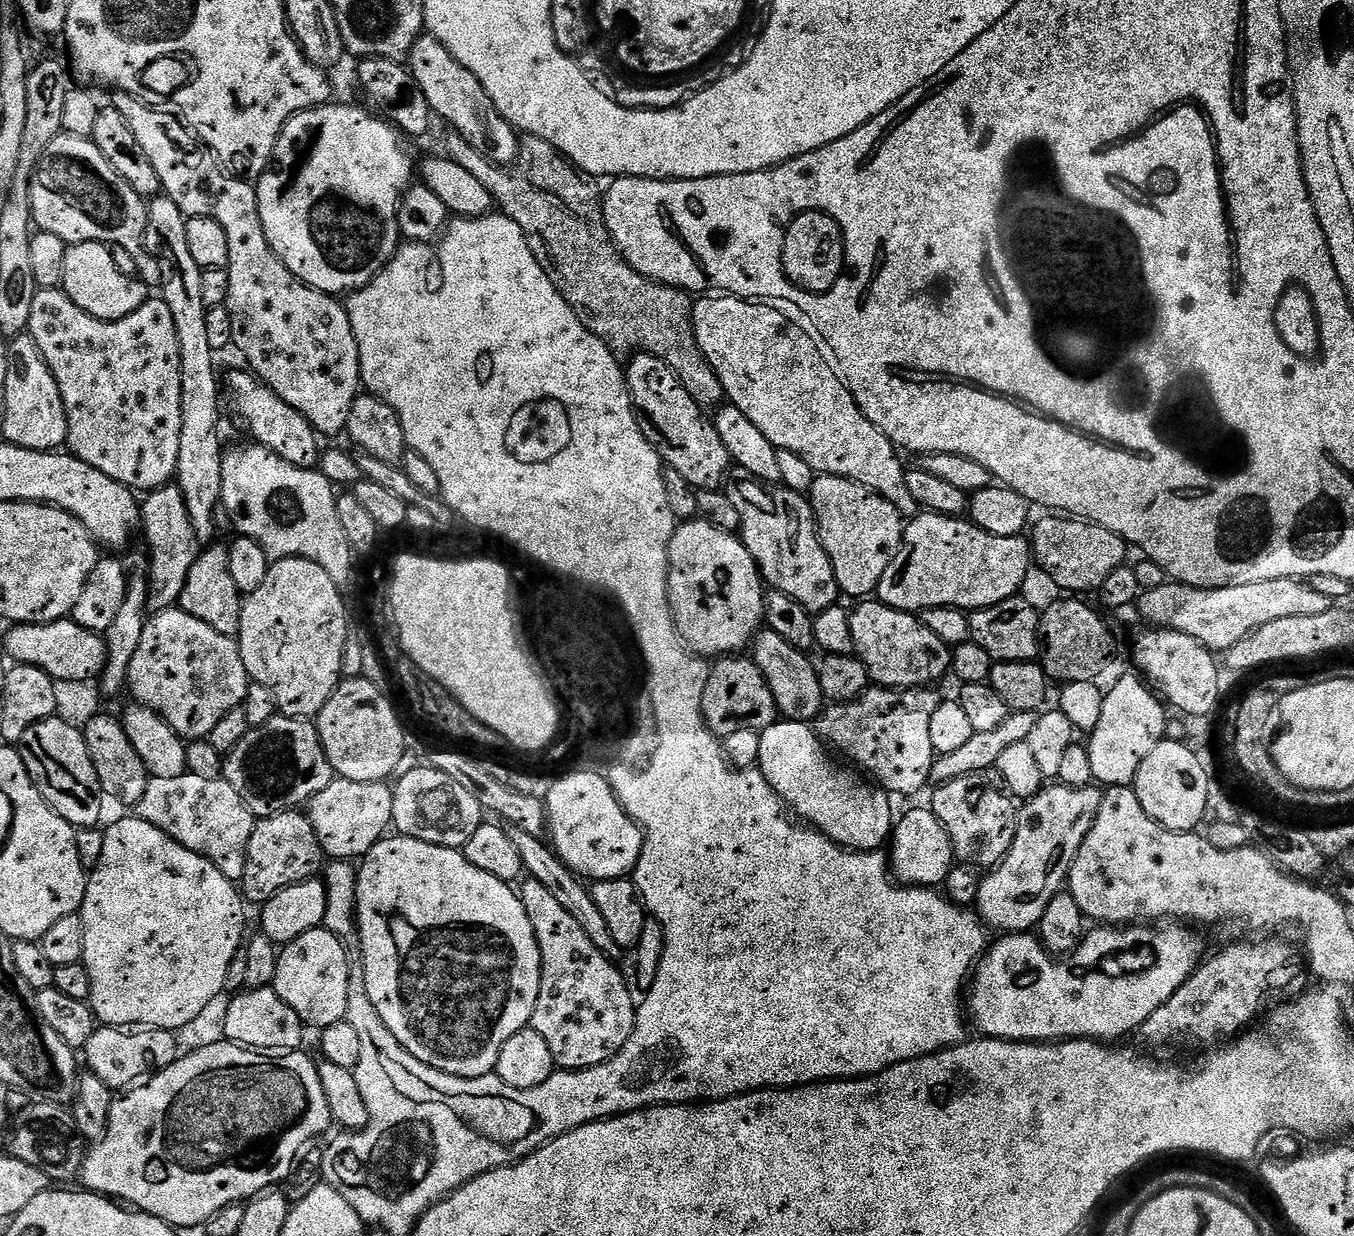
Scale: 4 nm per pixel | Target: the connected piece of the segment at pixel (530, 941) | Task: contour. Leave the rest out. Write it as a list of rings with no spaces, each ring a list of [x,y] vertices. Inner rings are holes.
[[[392,834],[380,840],[362,857],[356,873],[356,918],[360,956],[364,959],[362,967],[366,978],[366,994],[390,1034],[394,1034],[394,1038],[398,1038],[405,1050],[418,1058],[418,1062],[440,1072],[461,1076],[467,1080],[493,1075],[502,1054],[502,1046],[506,1046],[506,1042],[510,1042],[514,1034],[531,1025],[540,993],[538,938],[534,934],[534,926],[530,926],[530,918],[526,918],[526,906],[522,906],[519,891],[513,885],[494,878],[494,874],[485,874],[483,870],[478,870],[478,866],[470,866],[463,851],[422,842],[418,838]]]

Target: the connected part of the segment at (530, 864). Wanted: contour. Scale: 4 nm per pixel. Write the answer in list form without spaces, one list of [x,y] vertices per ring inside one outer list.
[[[512,828],[510,835],[522,854],[525,873],[531,879],[542,882],[542,886],[546,886],[546,890],[550,890],[550,895],[566,909],[566,914],[570,914],[570,918],[574,918],[574,922],[578,922],[578,926],[582,926],[582,930],[586,930],[586,938],[590,938],[590,942],[594,942],[594,946],[598,950],[602,950],[604,956],[613,962],[619,961],[622,950],[618,946],[618,942],[614,942],[614,937],[610,934],[610,929],[607,928],[598,906],[594,906],[594,898],[589,885],[575,872],[568,869],[568,866],[556,857],[556,853],[541,837],[526,834],[521,828]]]

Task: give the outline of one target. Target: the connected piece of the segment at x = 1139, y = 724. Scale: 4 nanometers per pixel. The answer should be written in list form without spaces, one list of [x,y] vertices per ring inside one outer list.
[[[1139,675],[1136,676],[1124,676],[1112,689],[1109,687],[1105,691],[1102,718],[1098,718],[1098,726],[1094,726],[1087,737],[1092,778],[1097,785],[1131,785],[1138,774],[1138,766],[1146,762],[1146,754],[1165,739],[1169,713],[1164,713],[1161,697]]]

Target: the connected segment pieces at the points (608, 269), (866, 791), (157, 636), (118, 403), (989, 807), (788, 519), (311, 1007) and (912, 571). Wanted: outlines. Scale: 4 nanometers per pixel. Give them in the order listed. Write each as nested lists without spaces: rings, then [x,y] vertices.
[[[455,134],[449,137],[446,149],[448,159],[470,170],[470,174],[474,174],[474,178],[478,178],[478,182],[490,190],[493,201],[499,207],[500,204],[504,207],[501,208],[503,215],[518,222],[523,231],[546,232],[556,256],[556,266],[552,266],[549,272],[560,272],[556,289],[597,338],[617,354],[641,351],[662,358],[676,371],[677,378],[686,386],[688,393],[705,409],[712,410],[725,403],[722,382],[696,341],[696,331],[692,325],[694,300],[689,293],[638,274],[638,270],[628,265],[616,247],[604,220],[568,220],[554,198],[544,196],[524,182],[510,180],[505,167],[497,166],[478,154],[470,142]]]
[[[780,718],[775,724],[760,732],[759,770],[766,778],[766,782],[770,782],[770,786],[779,794],[780,799],[801,821],[807,822],[817,832],[830,838],[841,848],[853,852],[874,852],[883,849],[889,843],[894,827],[893,797],[883,788],[869,782],[863,775],[839,768],[832,761],[831,755],[833,756],[833,753],[829,751],[824,741],[816,735],[815,727],[803,720]]]
[[[173,606],[157,611],[155,615],[149,619],[148,625],[142,630],[142,642],[138,642],[138,650],[134,650],[134,658],[130,662],[127,687],[130,689],[130,692],[132,688],[133,694],[140,699],[137,701],[139,701],[141,705],[155,709],[156,712],[159,712],[160,715],[168,721],[169,726],[171,726],[177,734],[184,737],[185,741],[191,742],[207,738],[214,730],[214,726],[218,726],[219,720],[221,720],[225,714],[230,714],[230,710],[234,710],[243,705],[246,694],[248,693],[249,683],[250,677],[246,670],[246,666],[242,662],[239,643],[237,643],[233,637],[219,633],[214,626],[210,626],[198,617],[192,616],[191,613],[185,612],[180,606]]]
[[[42,288],[37,291],[34,306],[30,309],[27,335],[32,336],[34,342],[38,342],[38,350],[44,361],[50,366],[50,370],[54,374],[54,382],[58,382],[58,390],[62,394],[62,402],[68,419],[67,451],[133,490],[163,488],[165,484],[169,483],[176,475],[178,445],[182,439],[182,358],[178,344],[178,330],[174,324],[174,314],[170,312],[170,306],[164,299],[149,298],[144,301],[142,306],[138,306],[138,310],[134,310],[121,320],[99,320],[86,310],[82,310],[82,306],[75,304],[60,288]]]
[[[963,776],[939,785],[930,807],[942,822],[946,834],[950,834],[953,857],[973,870],[991,870],[1002,863],[1014,842],[1018,808],[1004,792],[996,792],[991,786],[979,788],[972,783],[976,782]]]
[[[747,474],[732,475],[725,475],[722,491],[738,509],[738,535],[756,559],[761,577],[775,591],[790,594],[790,598],[802,602],[810,613],[825,612],[833,607],[841,591],[834,578],[834,566],[820,541],[809,497],[776,482],[765,482]]]
[[[318,927],[294,938],[294,942],[283,945],[278,952],[278,970],[274,985],[278,998],[298,1014],[298,1018],[305,1025],[323,1030],[341,1023],[348,1014],[348,995],[350,994],[350,970],[353,965],[348,961],[348,952],[345,941],[339,940],[335,934],[326,927]]]
[[[924,510],[907,521],[904,541],[900,543],[898,554],[894,554],[894,562],[886,566],[886,574],[882,574],[875,595],[881,604],[913,614],[923,613],[933,606],[963,610],[989,608],[1017,595],[1031,568],[1034,568],[1032,545],[1023,535],[995,536],[973,524],[971,519]]]

